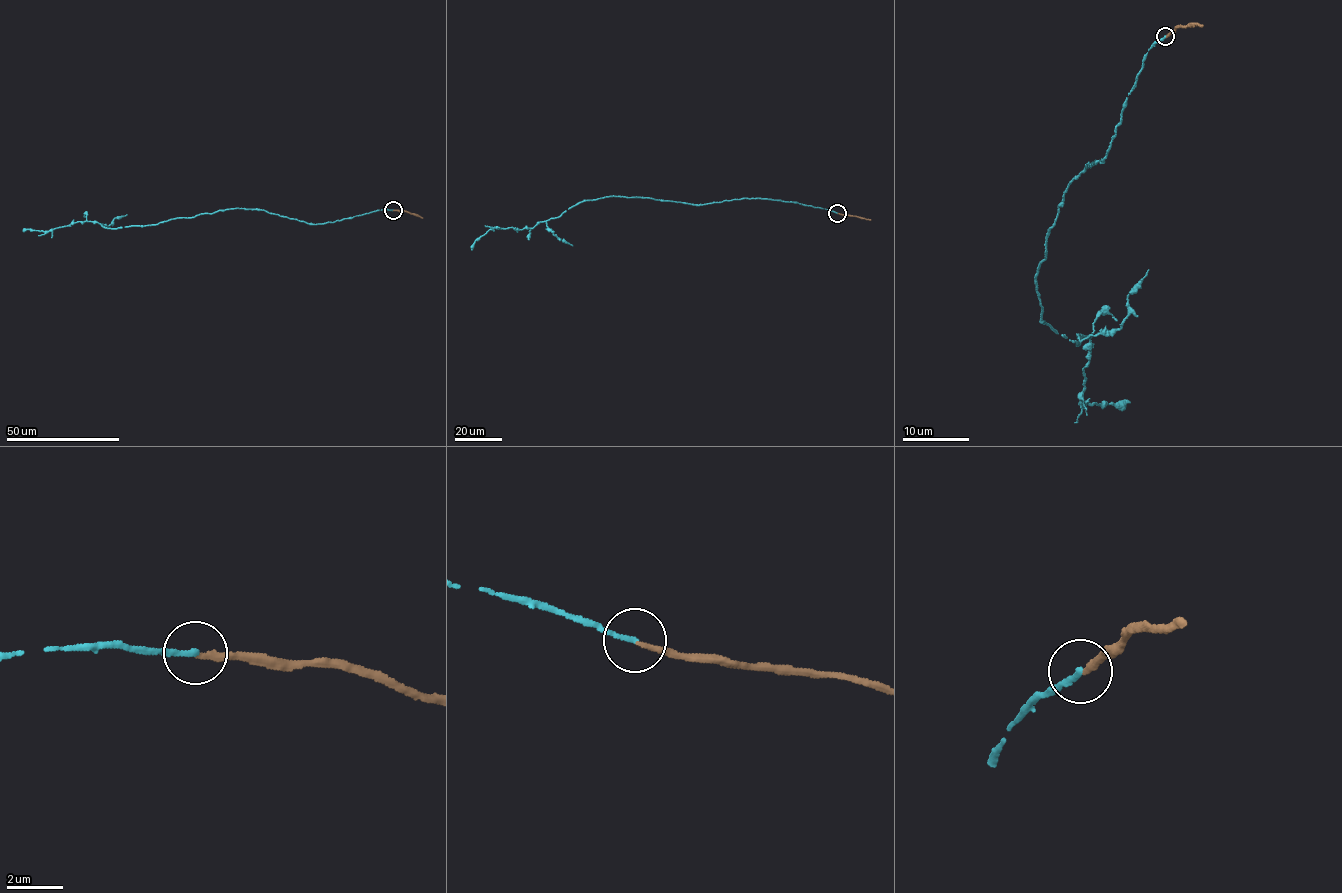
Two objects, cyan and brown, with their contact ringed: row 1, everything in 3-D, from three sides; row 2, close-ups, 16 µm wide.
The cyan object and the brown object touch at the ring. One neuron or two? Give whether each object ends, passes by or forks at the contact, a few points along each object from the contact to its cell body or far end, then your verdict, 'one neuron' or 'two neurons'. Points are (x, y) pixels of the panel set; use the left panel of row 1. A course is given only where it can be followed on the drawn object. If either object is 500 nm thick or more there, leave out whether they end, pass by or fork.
cyan ends | brown ends | cyan via (393, 210), (316, 224), (263, 210), (235, 208), (115, 229), (88, 221), (49, 230), (23, 229) | brown via (393, 210), (407, 211), (422, 218) | two neurons

